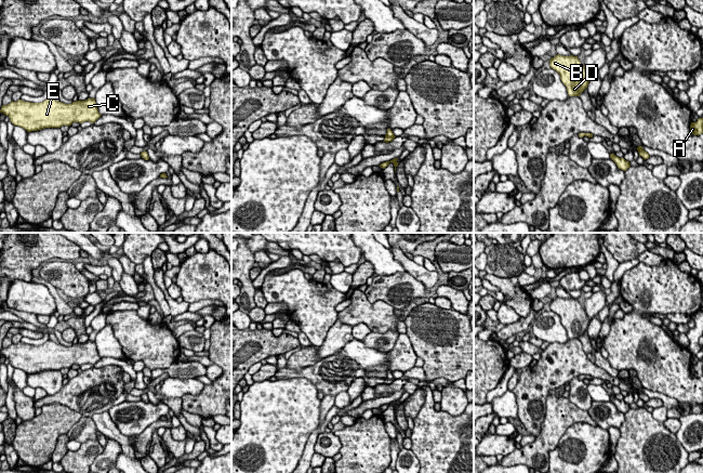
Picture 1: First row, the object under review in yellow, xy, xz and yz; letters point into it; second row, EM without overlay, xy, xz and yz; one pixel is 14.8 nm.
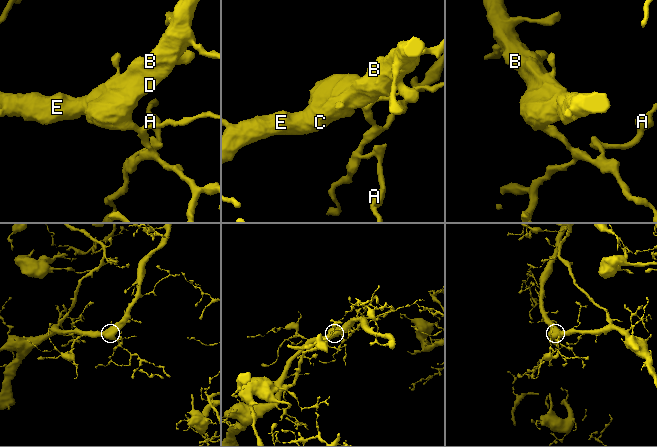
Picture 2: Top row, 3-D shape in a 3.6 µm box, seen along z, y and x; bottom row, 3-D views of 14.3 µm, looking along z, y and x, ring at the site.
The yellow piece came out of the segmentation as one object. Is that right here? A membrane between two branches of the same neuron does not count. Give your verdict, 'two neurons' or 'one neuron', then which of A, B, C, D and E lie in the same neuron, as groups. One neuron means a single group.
one neuron | A B C D E

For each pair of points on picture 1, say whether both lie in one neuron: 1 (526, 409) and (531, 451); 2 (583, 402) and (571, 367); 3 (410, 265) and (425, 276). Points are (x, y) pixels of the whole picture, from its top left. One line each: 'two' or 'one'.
1: two
2: two
3: one

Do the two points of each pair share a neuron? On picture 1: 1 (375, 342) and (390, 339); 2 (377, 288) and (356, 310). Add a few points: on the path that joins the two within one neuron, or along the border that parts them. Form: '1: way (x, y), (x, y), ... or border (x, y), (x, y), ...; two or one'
1: way (379, 341), (387, 339); one
2: border (363, 292), (370, 302), (383, 300), (392, 305); two

